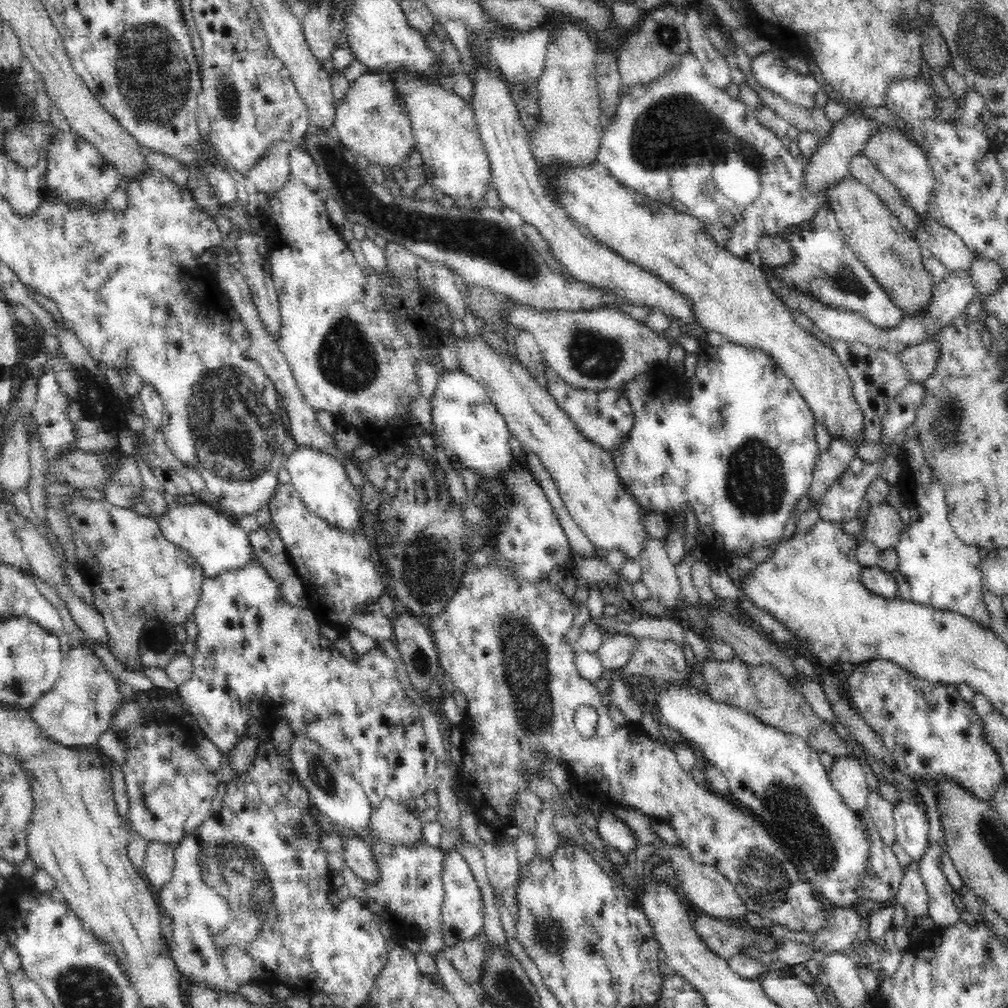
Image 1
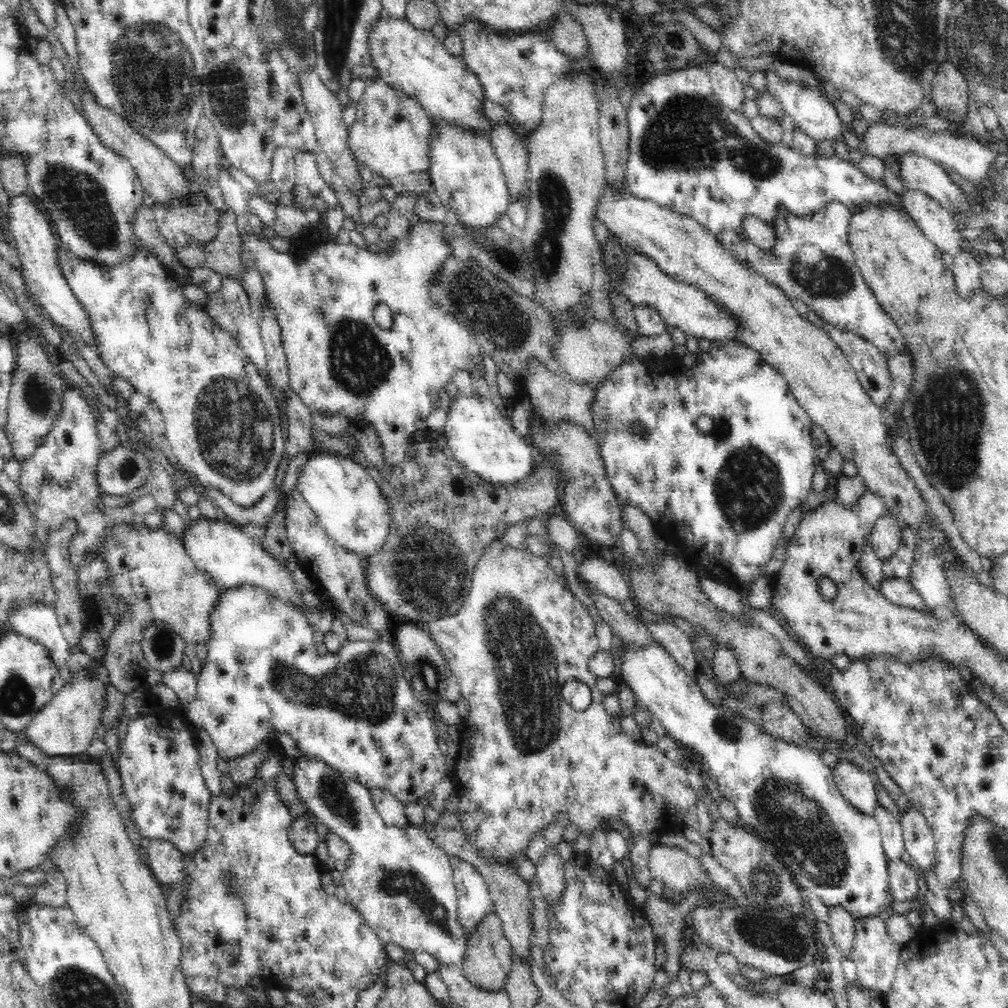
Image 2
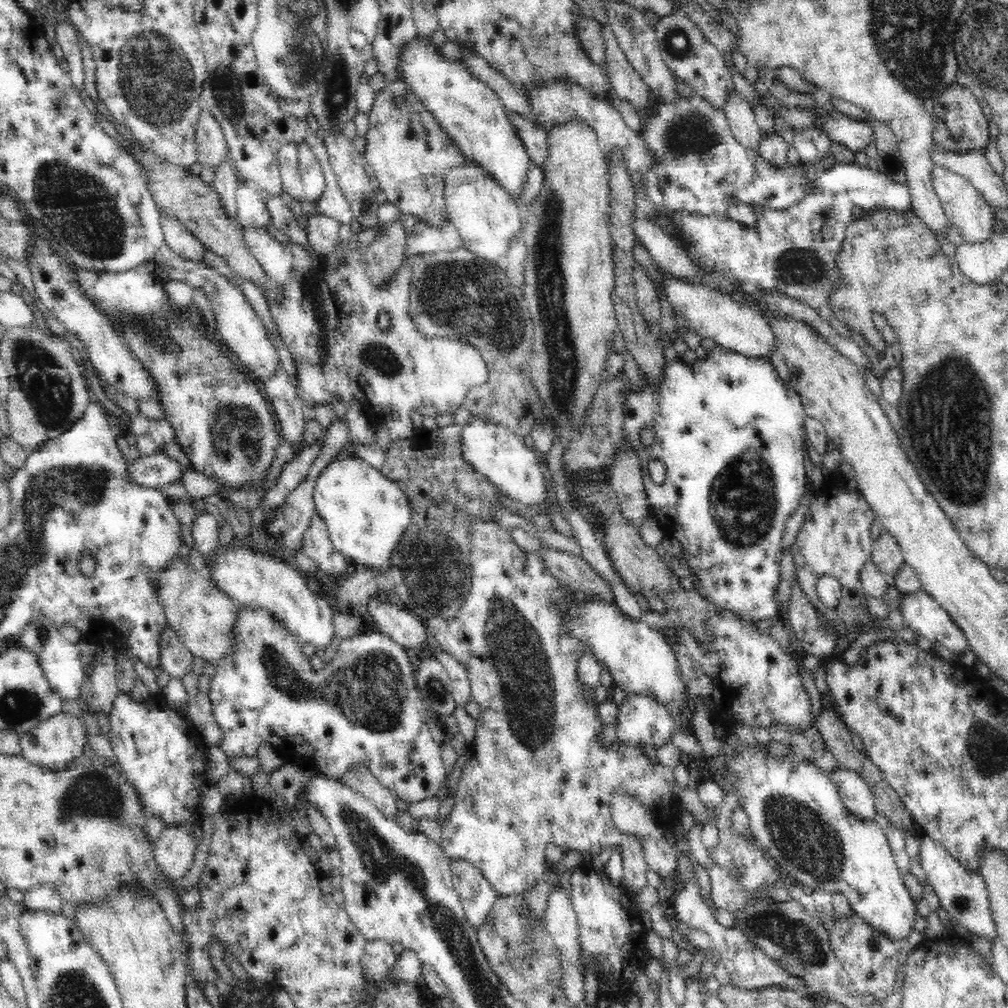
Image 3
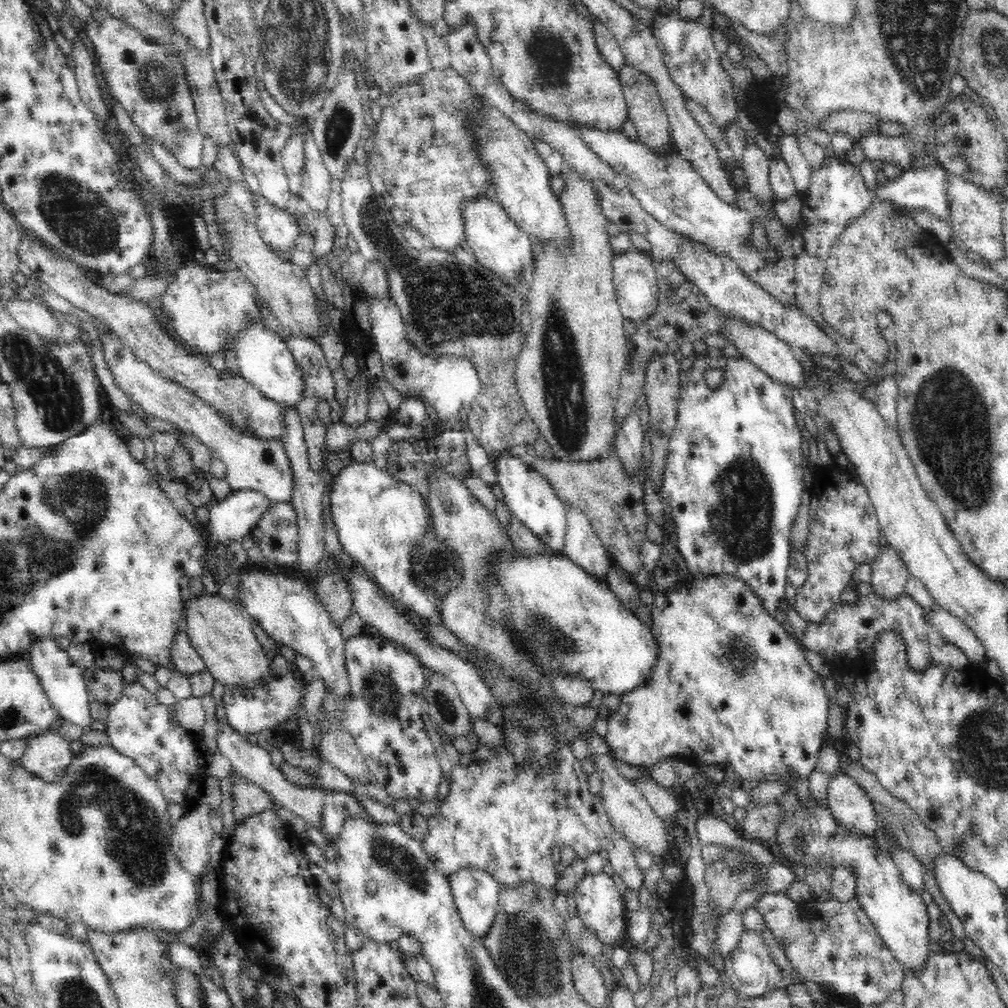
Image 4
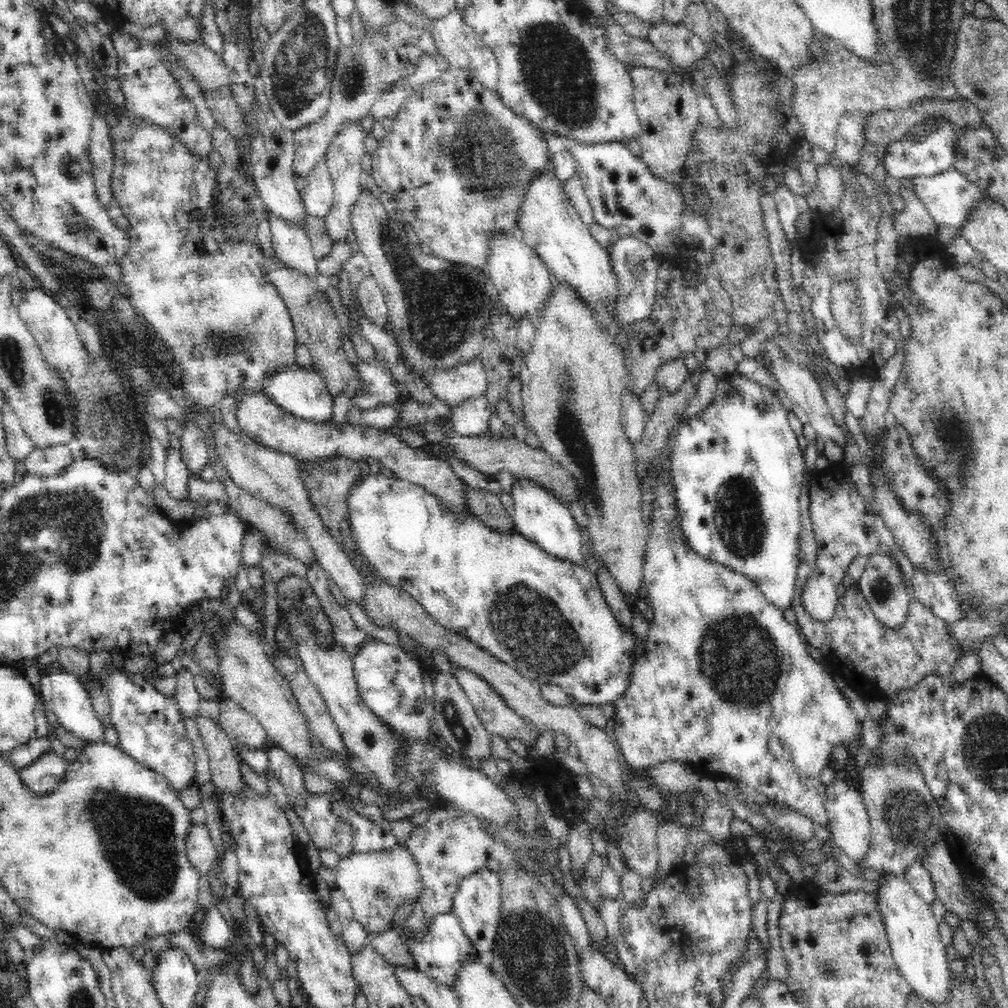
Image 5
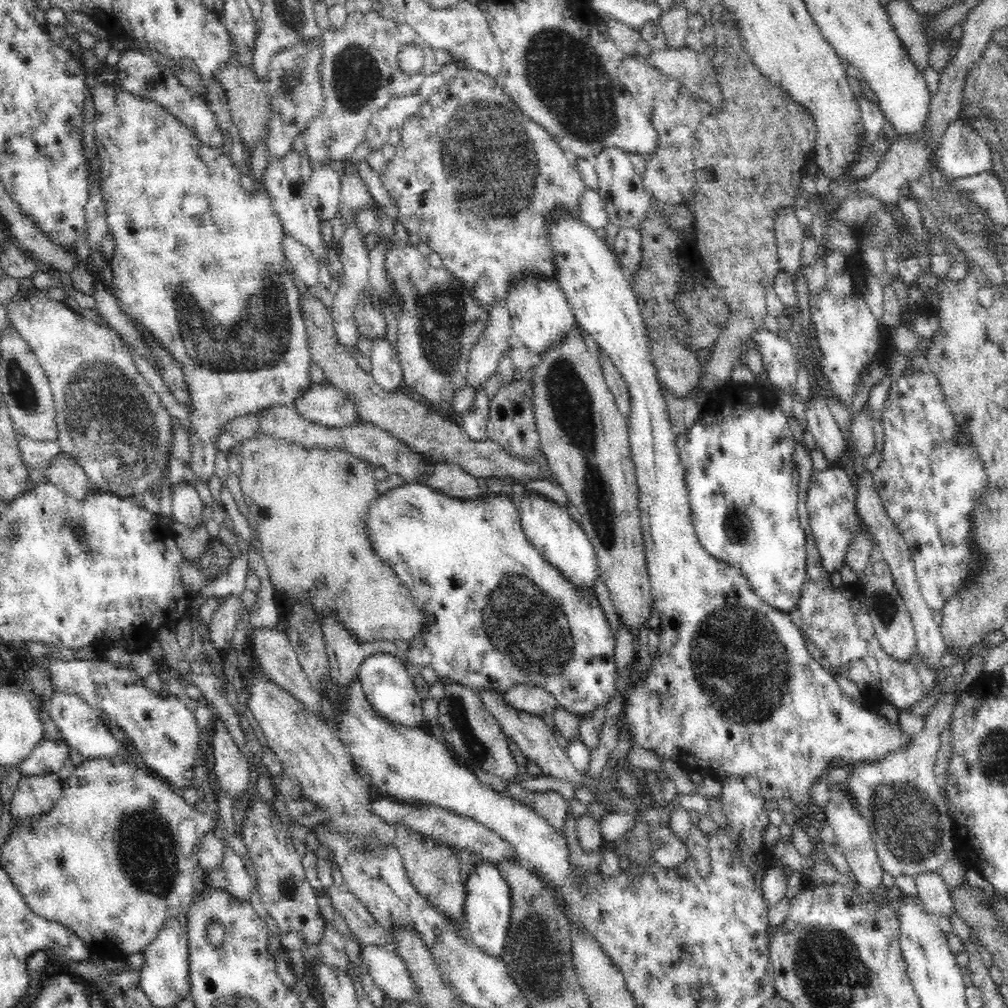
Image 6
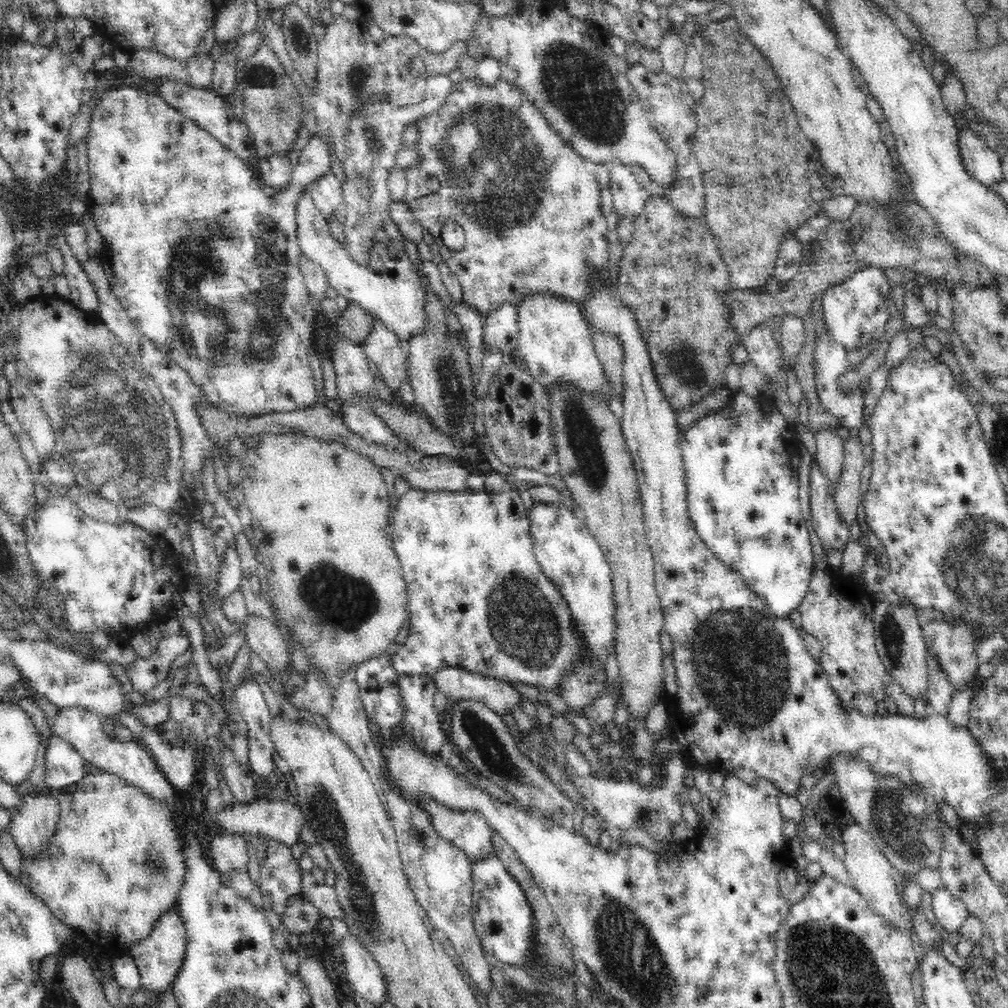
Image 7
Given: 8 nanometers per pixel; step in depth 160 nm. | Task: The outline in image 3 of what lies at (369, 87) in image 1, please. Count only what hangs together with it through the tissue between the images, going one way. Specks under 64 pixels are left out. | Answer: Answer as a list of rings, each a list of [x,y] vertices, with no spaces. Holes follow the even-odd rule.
[[[402,80],[386,83],[376,93],[368,119],[363,158],[386,194],[386,202],[397,206],[400,214],[410,214],[417,222],[442,228],[450,220],[444,200],[446,176],[452,170],[469,166],[462,149],[454,144],[436,117],[412,92],[411,86]]]

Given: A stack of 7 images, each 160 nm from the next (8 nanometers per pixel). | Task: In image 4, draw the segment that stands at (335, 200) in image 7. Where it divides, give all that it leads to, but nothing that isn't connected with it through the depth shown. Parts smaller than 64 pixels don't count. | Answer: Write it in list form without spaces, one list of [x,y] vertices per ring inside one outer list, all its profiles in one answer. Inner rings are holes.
[[[306,132],[306,165],[299,197],[306,200],[311,212],[322,215],[328,210],[332,190],[332,177],[324,165],[321,152],[311,133]]]

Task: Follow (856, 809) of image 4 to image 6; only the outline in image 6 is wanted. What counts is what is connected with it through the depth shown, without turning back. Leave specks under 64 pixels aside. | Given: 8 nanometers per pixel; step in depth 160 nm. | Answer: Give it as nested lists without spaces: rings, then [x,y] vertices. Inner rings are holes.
[[[832,791],[828,800],[828,806],[824,808],[824,818],[833,828],[835,841],[840,847],[841,853],[846,857],[846,862],[850,867],[852,879],[858,881],[860,886],[868,891],[874,892],[882,887],[883,868],[877,856],[876,843],[872,841],[871,830],[868,823],[855,810],[855,805],[851,803],[851,798],[842,791]]]

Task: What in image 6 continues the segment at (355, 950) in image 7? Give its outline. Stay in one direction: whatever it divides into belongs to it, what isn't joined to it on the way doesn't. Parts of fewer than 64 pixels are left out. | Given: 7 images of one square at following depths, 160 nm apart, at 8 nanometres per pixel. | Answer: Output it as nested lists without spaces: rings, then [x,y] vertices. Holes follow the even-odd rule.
[[[362,944],[361,947],[360,962],[366,966],[374,986],[392,1000],[415,1002],[417,994],[412,977],[401,960],[382,945]]]

